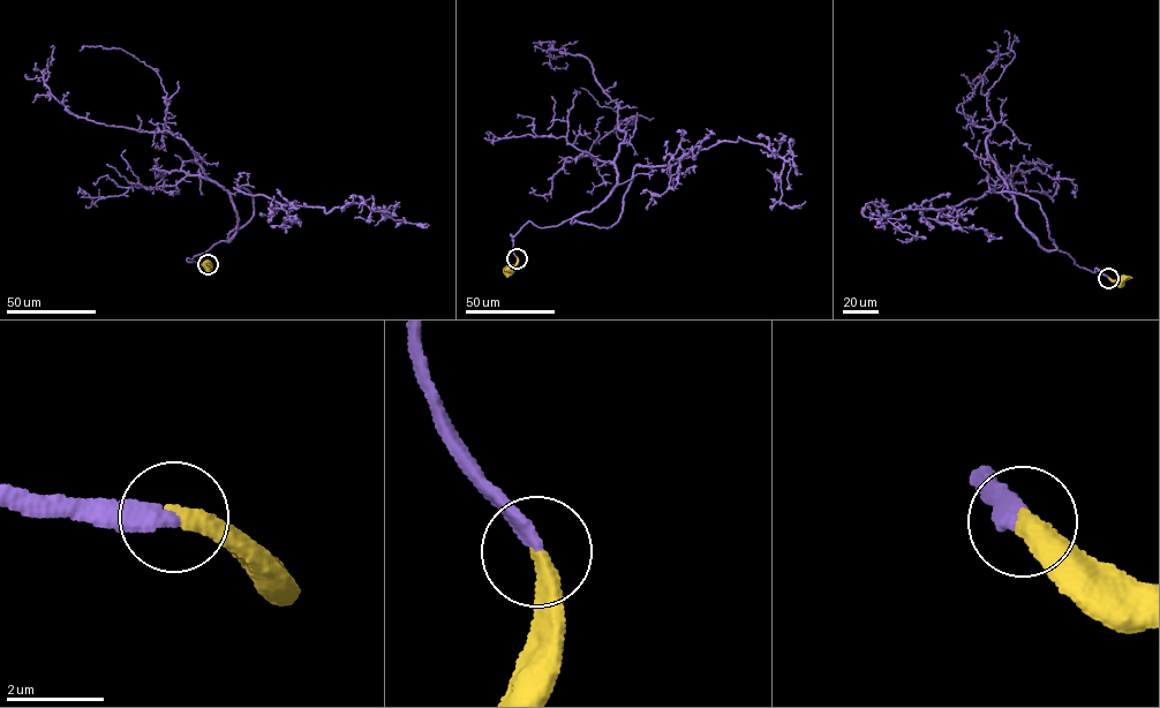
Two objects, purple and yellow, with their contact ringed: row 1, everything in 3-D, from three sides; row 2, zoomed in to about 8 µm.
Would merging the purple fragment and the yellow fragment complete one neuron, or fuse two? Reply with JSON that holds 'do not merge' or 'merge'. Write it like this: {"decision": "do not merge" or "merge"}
{"decision": "merge"}

